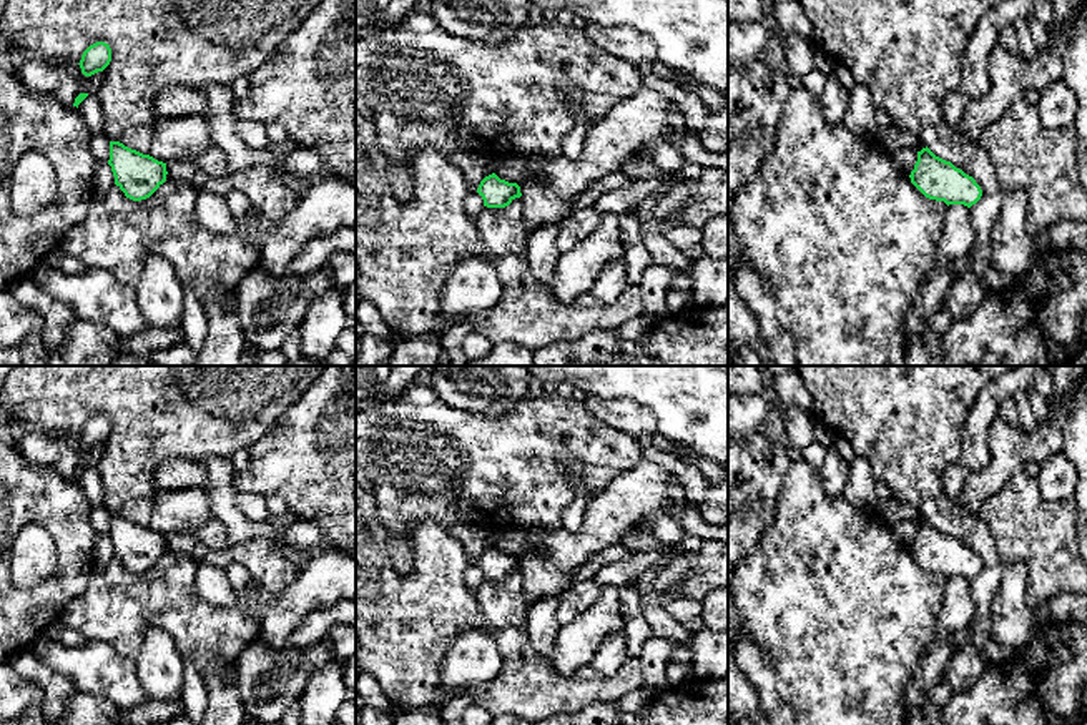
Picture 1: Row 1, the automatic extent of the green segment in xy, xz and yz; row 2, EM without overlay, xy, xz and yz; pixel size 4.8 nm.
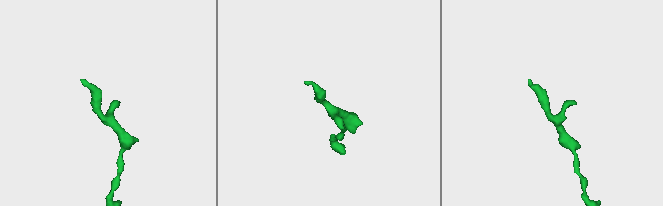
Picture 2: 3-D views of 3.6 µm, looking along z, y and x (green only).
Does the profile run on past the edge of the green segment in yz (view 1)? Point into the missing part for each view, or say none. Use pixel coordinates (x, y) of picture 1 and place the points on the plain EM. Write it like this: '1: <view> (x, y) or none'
1: none

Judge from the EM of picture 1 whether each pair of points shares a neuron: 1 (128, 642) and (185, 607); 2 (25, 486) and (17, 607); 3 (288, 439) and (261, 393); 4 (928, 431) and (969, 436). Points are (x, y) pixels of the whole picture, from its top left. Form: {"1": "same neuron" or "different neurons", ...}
{"1": "same neuron", "2": "same neuron", "3": "different neurons", "4": "different neurons"}

